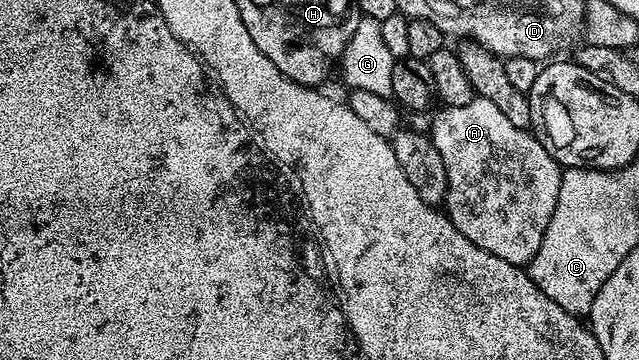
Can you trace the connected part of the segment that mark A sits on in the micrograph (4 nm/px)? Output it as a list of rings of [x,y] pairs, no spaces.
[[[475,96],[472,104],[442,106],[439,111],[434,123],[428,127],[428,133],[444,159],[444,172],[448,172],[445,214],[468,240],[472,240],[472,244],[492,252],[492,256],[500,256],[500,260],[508,260],[508,264],[525,267],[536,252],[540,252],[540,244],[544,244],[544,232],[548,232],[560,196],[563,167],[548,156],[541,138],[530,130],[516,128],[492,100]]]

